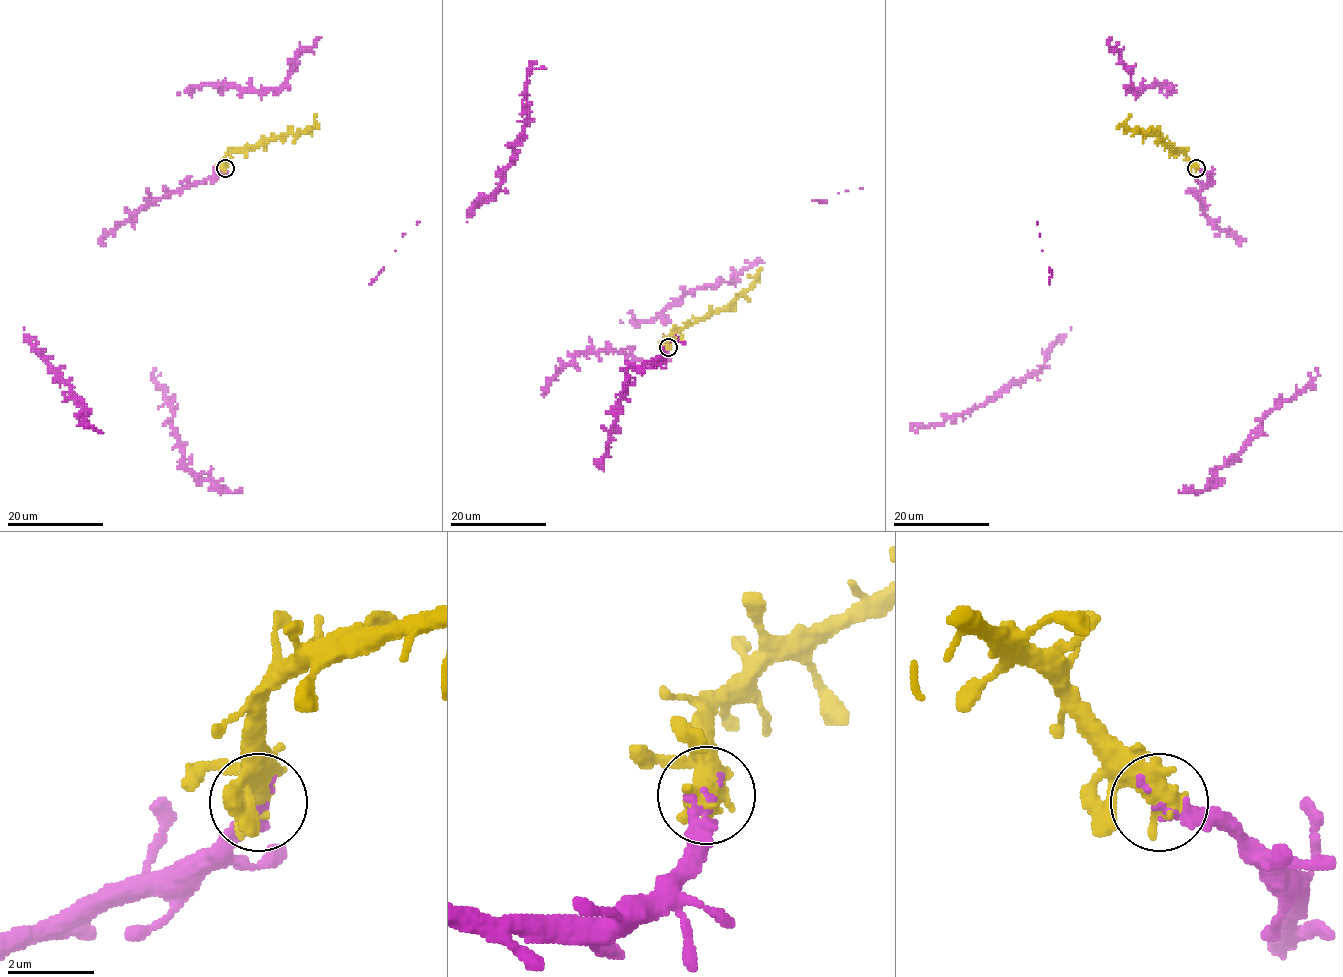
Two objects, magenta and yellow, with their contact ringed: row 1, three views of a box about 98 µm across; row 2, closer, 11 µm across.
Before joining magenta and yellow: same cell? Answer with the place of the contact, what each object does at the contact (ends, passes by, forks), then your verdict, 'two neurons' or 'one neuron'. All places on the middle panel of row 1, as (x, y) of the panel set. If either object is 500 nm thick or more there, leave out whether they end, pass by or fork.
at (668, 347); one neuron

